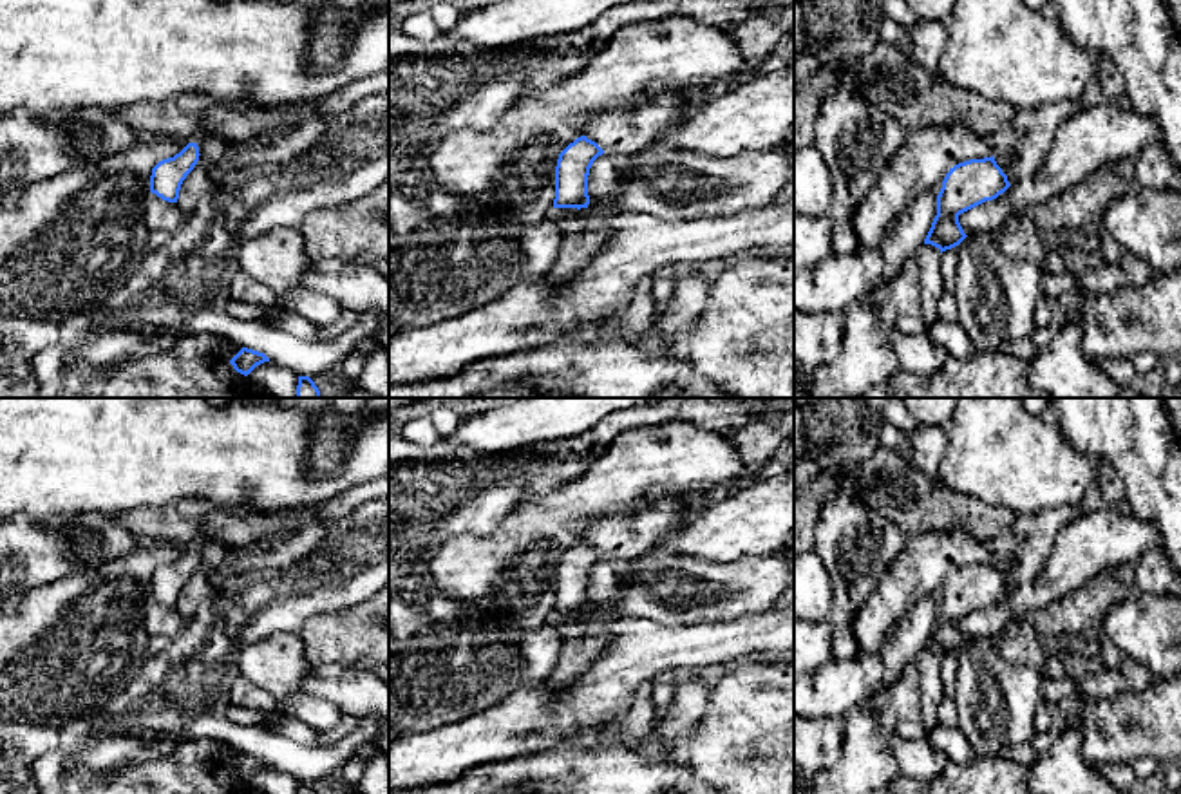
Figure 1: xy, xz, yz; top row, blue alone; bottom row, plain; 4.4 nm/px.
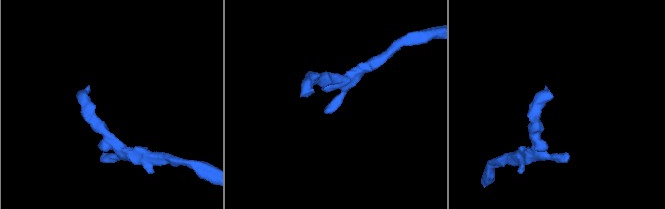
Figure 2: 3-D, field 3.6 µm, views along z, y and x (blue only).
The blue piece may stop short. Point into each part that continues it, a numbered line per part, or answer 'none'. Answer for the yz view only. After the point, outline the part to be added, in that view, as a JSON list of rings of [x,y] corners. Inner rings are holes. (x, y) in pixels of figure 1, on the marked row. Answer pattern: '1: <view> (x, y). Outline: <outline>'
1: yz (1020, 145). Outline: [[[1074,99],[1015,110],[1015,116],[987,139],[1009,184],[1022,184],[1036,174],[1058,127],[1080,109],[1082,101]]]

